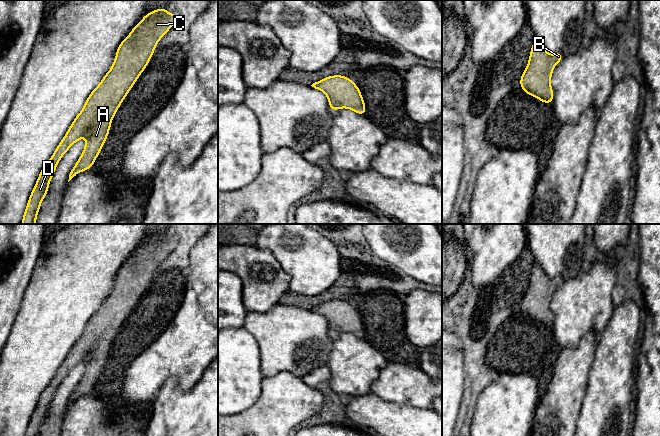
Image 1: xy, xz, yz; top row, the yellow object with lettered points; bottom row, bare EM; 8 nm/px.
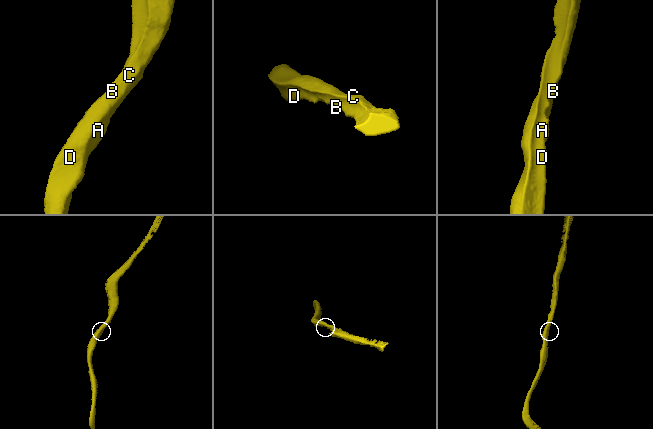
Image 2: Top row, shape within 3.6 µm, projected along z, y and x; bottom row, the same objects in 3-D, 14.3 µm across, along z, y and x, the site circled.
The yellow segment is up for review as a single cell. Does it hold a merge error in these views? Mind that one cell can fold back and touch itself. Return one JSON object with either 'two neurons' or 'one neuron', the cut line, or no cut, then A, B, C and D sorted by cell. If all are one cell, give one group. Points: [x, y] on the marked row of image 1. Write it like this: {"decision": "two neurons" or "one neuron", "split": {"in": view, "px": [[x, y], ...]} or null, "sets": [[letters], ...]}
{"decision": "one neuron", "split": null, "sets": [["A", "B", "C", "D"]]}

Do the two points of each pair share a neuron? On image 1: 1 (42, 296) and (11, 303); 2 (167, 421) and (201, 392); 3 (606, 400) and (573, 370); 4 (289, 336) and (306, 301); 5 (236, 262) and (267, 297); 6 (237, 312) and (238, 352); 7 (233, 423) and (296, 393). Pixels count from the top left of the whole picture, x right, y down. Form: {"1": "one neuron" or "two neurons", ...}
{"1": "two neurons", "2": "one neuron", "3": "two neurons", "4": "two neurons", "5": "one neuron", "6": "two neurons", "7": "one neuron"}

